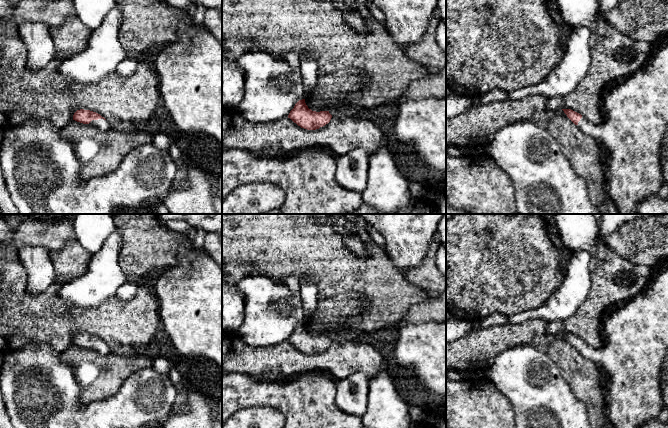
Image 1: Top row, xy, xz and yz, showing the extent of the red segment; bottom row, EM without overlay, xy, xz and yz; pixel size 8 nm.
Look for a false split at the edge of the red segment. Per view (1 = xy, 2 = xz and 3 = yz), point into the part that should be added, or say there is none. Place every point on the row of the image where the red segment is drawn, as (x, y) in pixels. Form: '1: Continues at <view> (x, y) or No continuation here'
1: Continues at xy (101, 124)
2: No continuation here
3: Continues at yz (636, 108)

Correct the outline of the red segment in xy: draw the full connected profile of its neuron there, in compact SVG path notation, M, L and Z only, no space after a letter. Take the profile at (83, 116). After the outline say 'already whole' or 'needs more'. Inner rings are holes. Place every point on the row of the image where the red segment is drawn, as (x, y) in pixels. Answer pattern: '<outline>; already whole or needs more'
M77 110L73 115L73 120L97 127L100 130L109 130L111 128L110 124L104 117L90 110Z; needs more

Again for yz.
M668 37L661 38L656 45L656 50L641 69L604 91L605 118L600 125L590 123L571 109L562 109L585 134L598 140L609 151L611 160L605 175L606 188L619 214L638 214L637 205L658 194L663 184L660 145L668 126Z; needs more

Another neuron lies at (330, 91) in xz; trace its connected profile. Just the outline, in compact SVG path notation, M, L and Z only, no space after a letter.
M355 68L344 69L318 77L314 92L304 99L312 111L329 111L346 105L345 97L362 88L362 72Z

